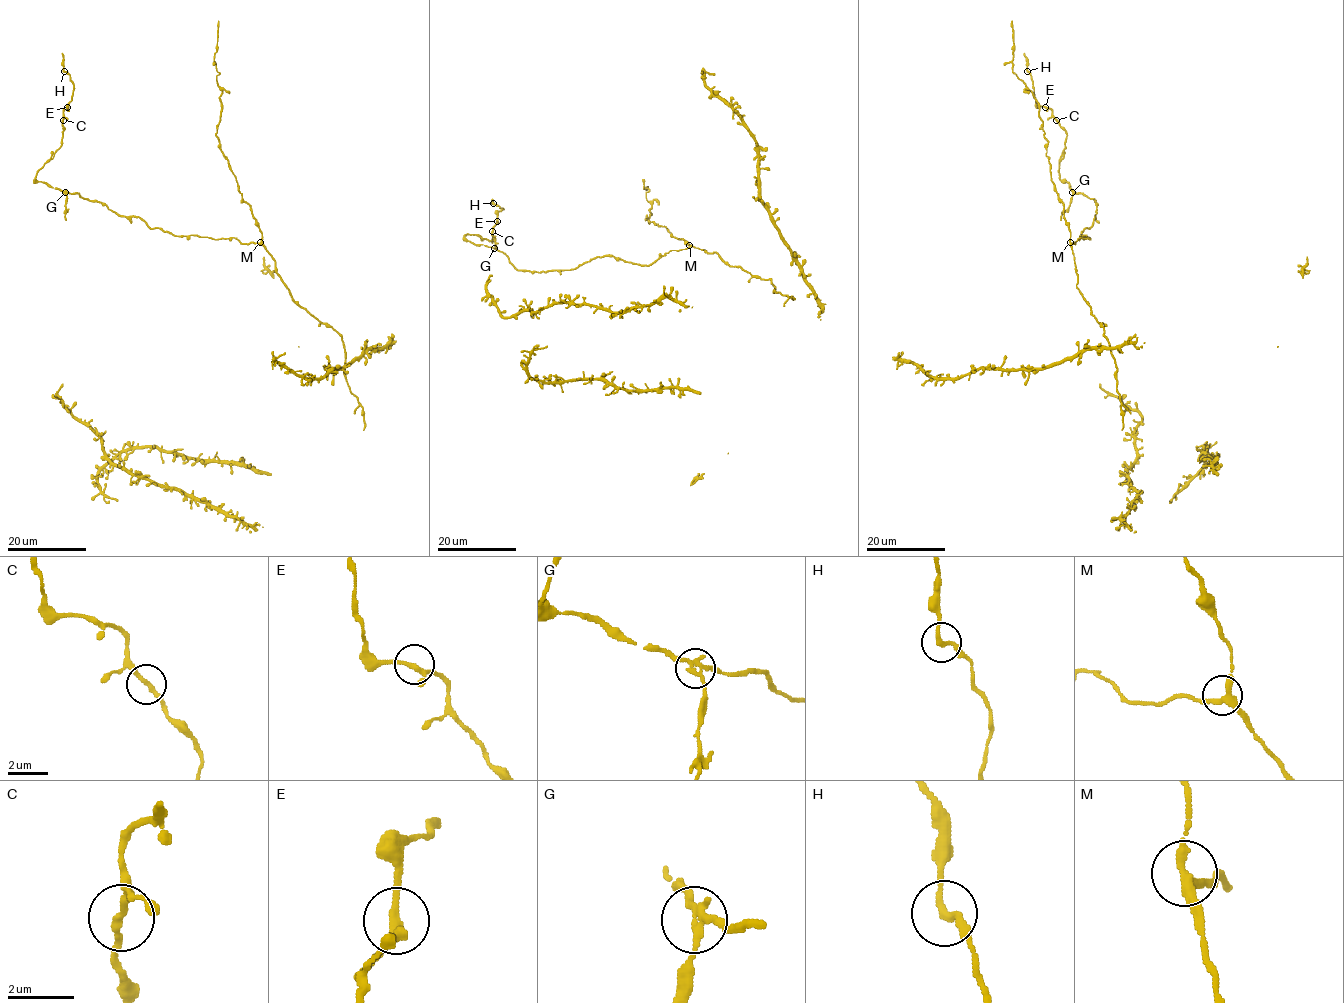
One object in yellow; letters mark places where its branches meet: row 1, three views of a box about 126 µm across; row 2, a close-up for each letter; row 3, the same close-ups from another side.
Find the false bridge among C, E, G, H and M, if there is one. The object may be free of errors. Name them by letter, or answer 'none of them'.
G

